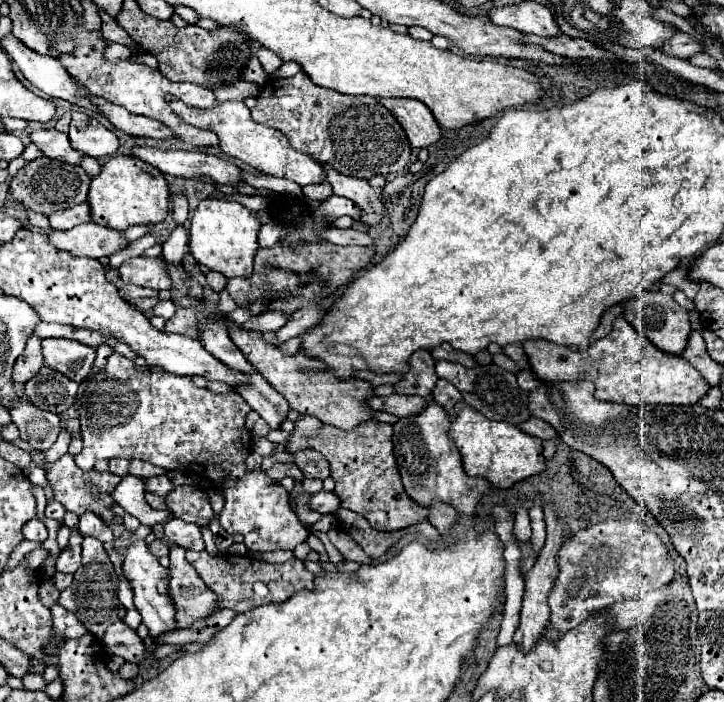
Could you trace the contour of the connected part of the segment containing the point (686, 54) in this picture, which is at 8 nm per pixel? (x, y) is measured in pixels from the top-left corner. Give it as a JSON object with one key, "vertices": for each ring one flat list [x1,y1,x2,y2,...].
{"vertices":[[676,32,676,34,666,42,666,46,664,46,662,50,664,50,664,54,668,54,668,56,690,58,690,56,694,56,694,54,704,52,706,48,704,48,704,44,702,44,700,40,688,36,688,34,684,34,684,32]]}

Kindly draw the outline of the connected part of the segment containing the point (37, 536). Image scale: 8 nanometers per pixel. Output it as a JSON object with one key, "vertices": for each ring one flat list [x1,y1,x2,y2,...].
{"vertices":[[32,518,30,522,26,522,22,528,22,534,30,542,44,542,48,538,48,530,46,530,44,522,40,522,38,518]]}

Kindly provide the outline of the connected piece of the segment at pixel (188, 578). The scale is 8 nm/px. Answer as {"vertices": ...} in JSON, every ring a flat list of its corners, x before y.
{"vertices":[[180,546,170,548,170,596,176,604,178,628,188,628,216,612,214,592,202,582]]}

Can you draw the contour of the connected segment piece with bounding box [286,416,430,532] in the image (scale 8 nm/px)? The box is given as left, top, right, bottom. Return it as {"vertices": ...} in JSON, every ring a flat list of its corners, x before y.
{"vertices":[[300,416,300,420,296,422,294,434,290,434,286,450,298,452,304,448,314,448,326,456,326,460,330,462,330,476,336,480,336,494,340,496,342,506,364,516,374,530,394,532,428,520,430,510,420,504,414,504,406,496,404,486,400,482,396,458,392,452,390,424,370,420,346,432,346,430,322,424,316,418]]}

